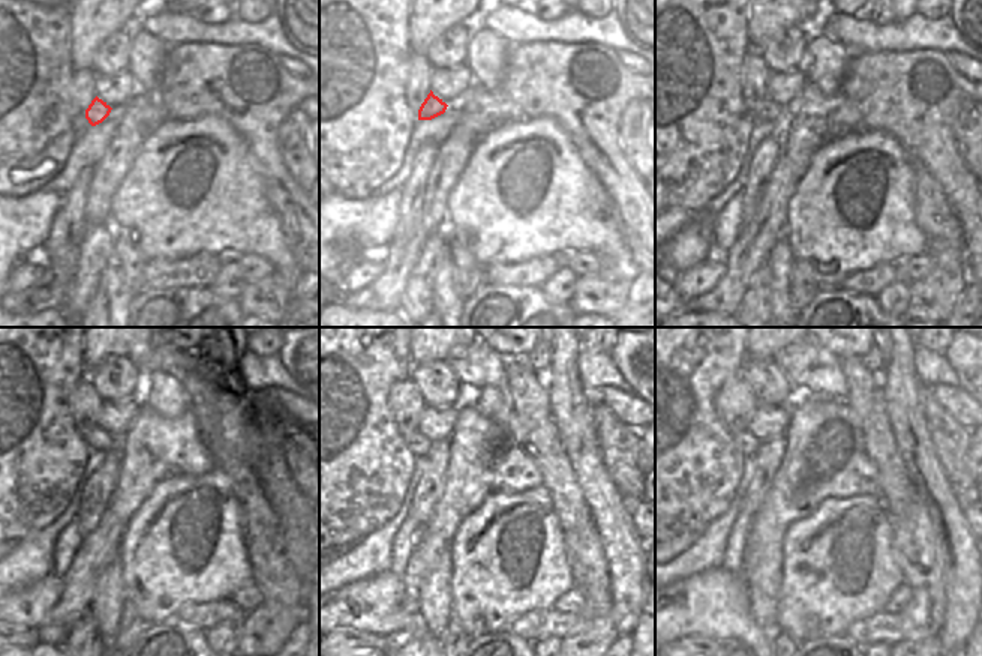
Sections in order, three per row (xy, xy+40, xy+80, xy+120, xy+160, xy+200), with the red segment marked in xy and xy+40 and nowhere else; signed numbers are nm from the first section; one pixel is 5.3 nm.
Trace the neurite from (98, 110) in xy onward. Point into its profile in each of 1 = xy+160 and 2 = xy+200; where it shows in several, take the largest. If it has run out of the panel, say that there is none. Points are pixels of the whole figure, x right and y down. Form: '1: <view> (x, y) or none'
1: xy+160 (417, 445)
2: xy+200 (747, 445)

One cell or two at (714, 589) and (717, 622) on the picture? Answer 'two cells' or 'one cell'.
one cell

